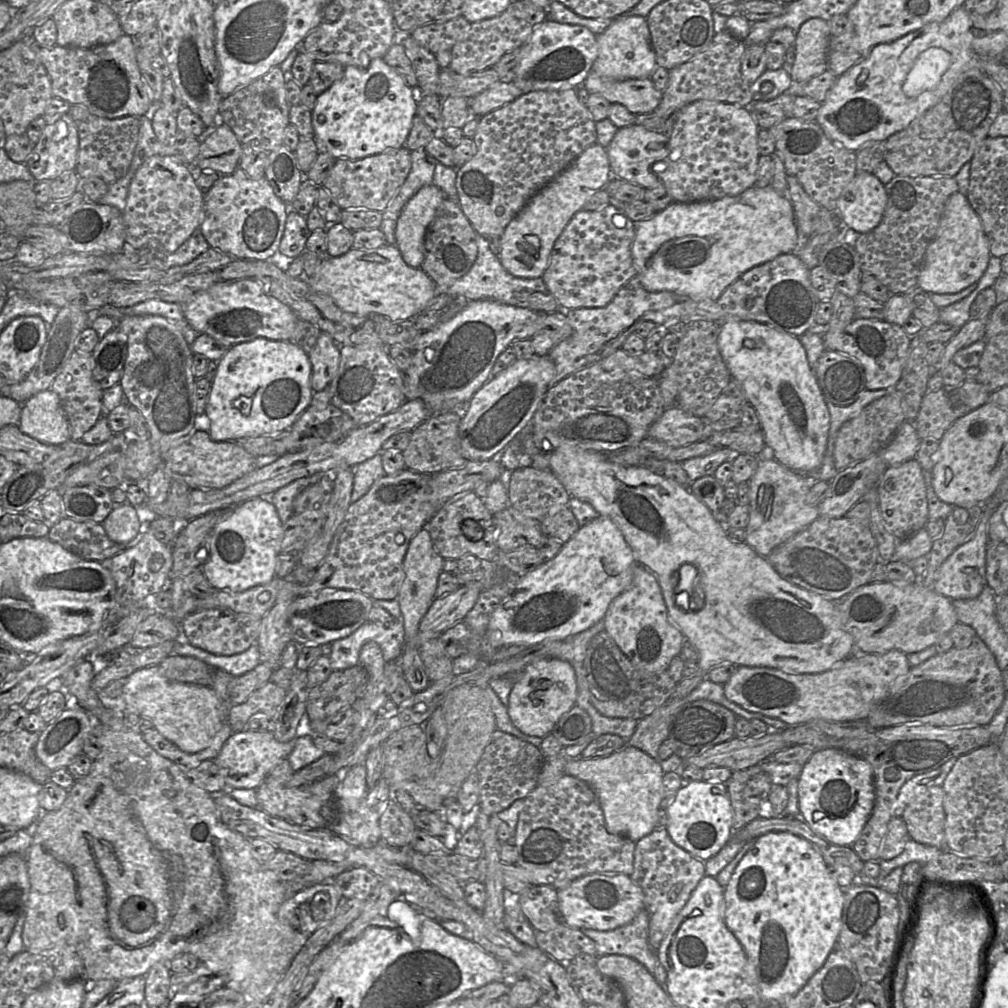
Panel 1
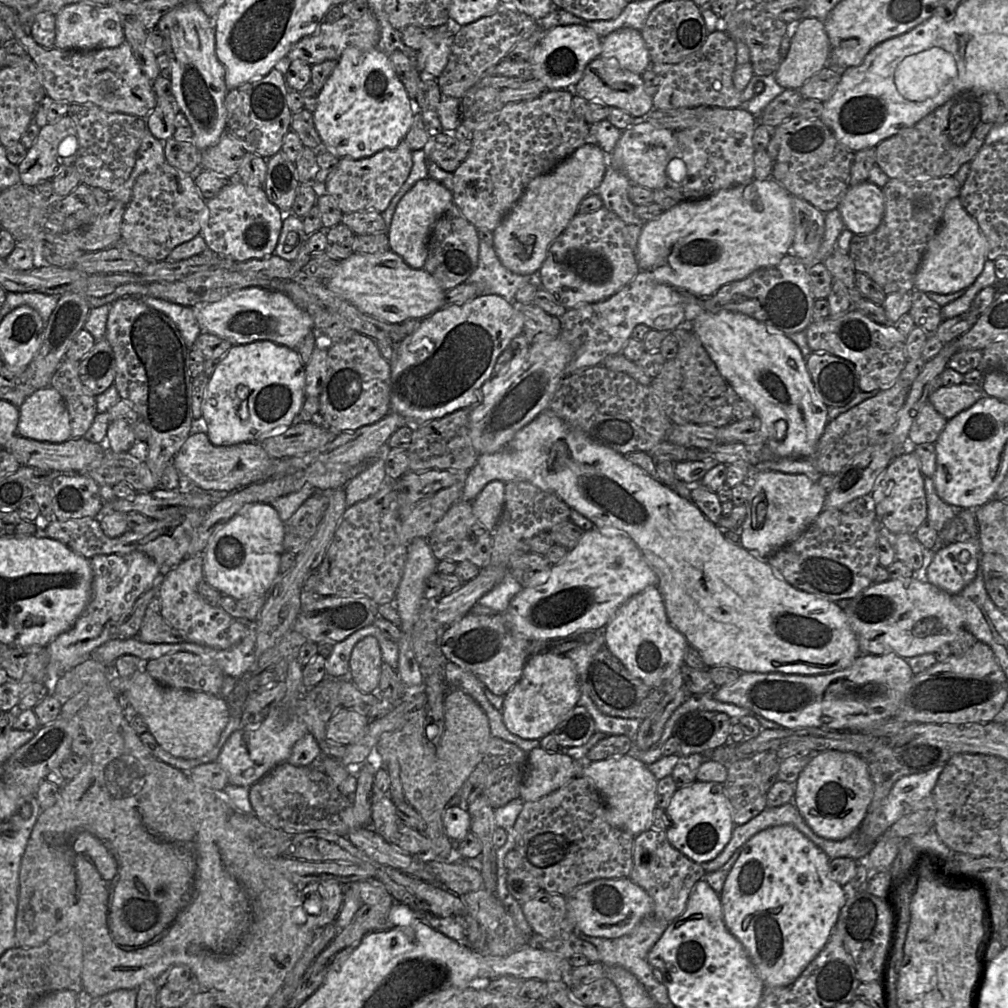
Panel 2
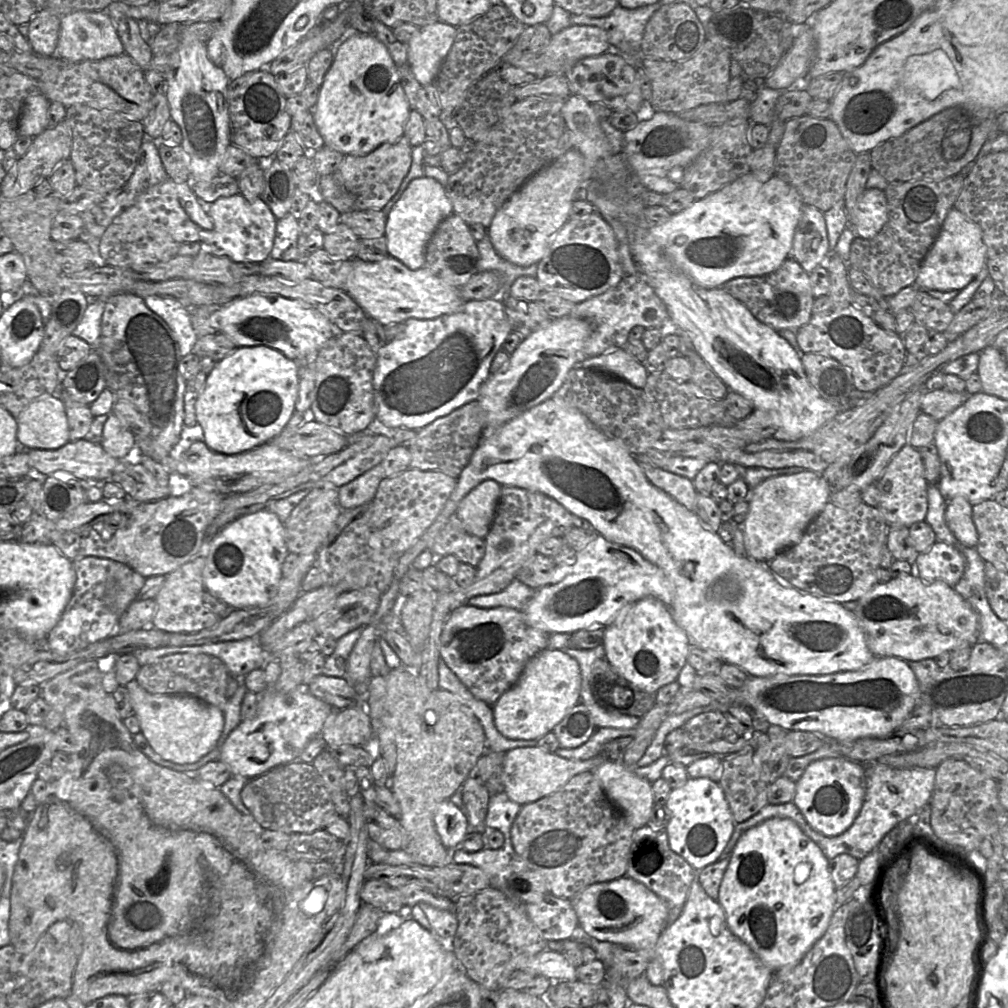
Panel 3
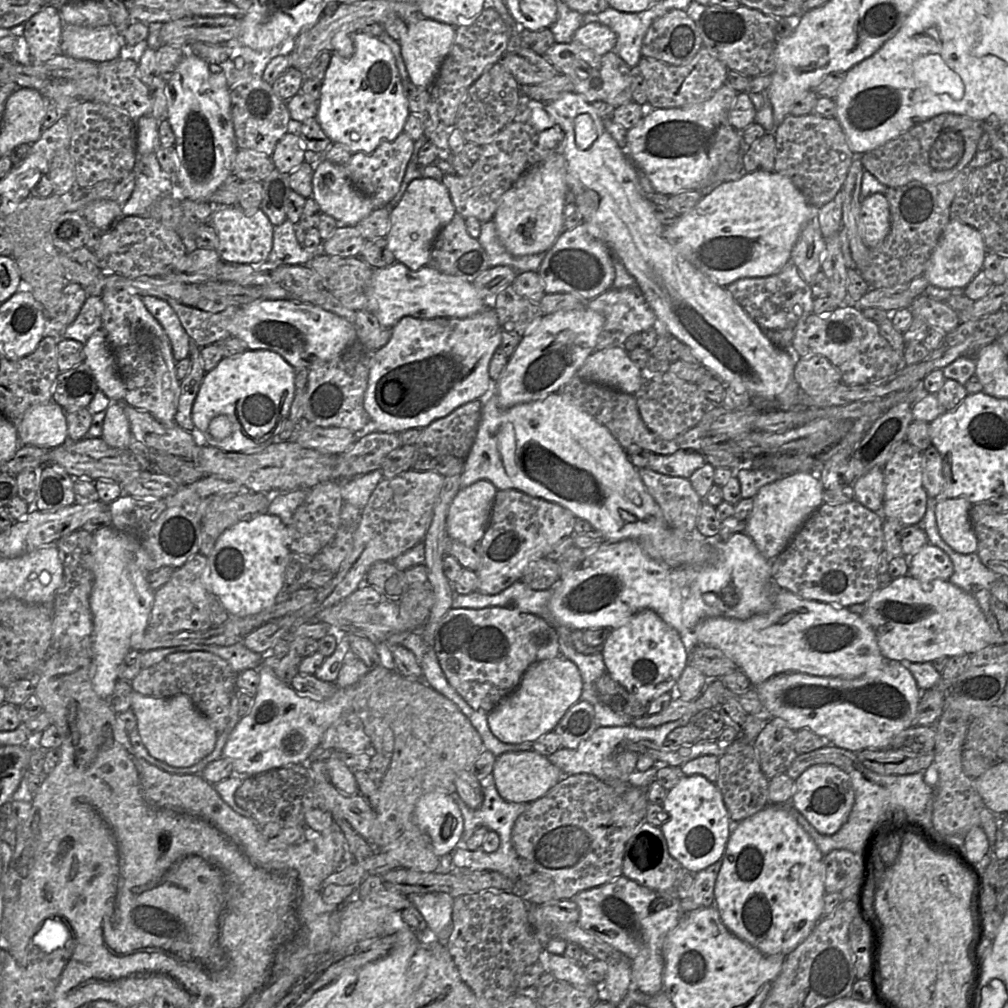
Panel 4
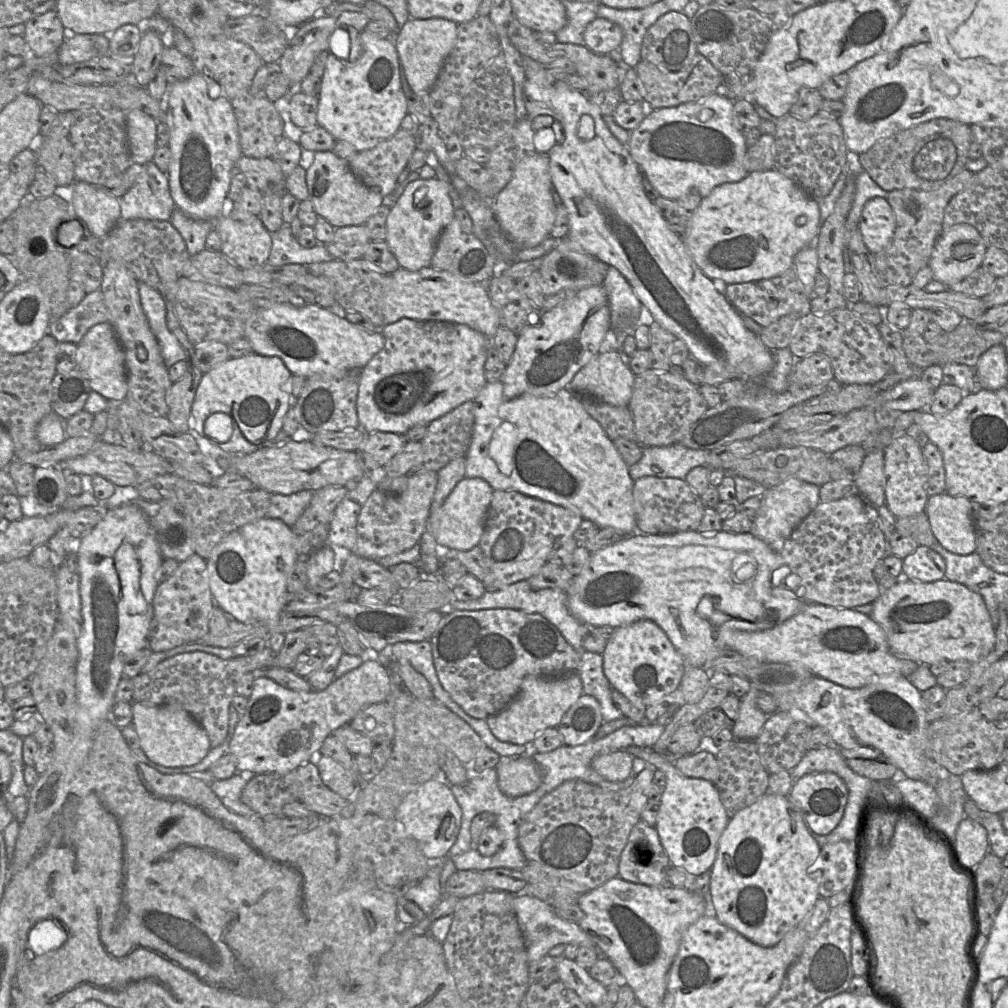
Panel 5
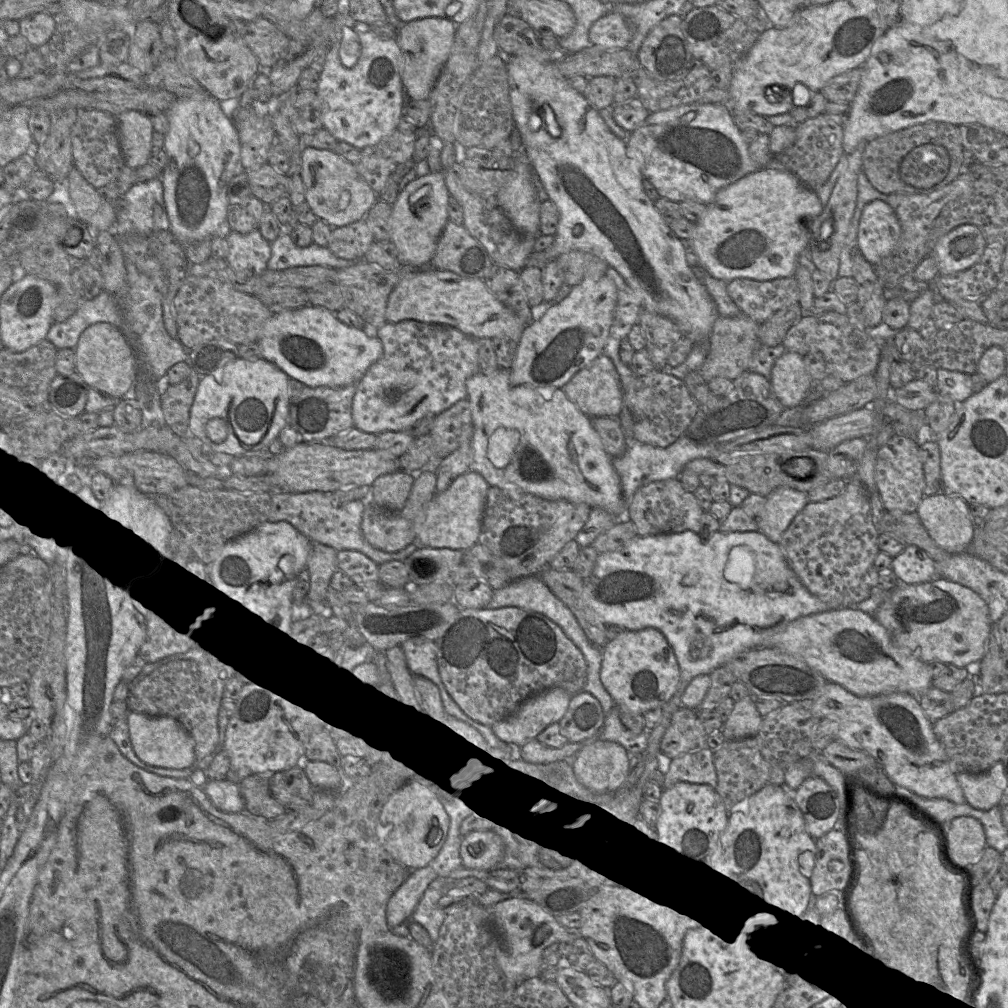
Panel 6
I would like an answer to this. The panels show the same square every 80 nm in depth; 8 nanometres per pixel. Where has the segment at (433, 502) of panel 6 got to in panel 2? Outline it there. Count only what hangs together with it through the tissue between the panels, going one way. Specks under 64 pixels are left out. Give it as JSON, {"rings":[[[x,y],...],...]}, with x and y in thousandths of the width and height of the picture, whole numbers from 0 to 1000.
{"rings":[[[496,476],[485,478],[467,498],[474,517],[484,527],[489,527],[497,512],[501,498],[501,480]]]}

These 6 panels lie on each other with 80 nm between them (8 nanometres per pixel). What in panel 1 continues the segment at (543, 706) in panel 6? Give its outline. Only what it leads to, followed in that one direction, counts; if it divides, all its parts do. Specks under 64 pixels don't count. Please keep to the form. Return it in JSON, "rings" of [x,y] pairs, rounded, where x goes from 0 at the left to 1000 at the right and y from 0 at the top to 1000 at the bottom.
{"rings":[[[540,653],[524,659],[510,679],[505,689],[504,708],[510,720],[525,730],[541,731],[555,713],[572,697],[571,670],[566,659],[556,653]]]}

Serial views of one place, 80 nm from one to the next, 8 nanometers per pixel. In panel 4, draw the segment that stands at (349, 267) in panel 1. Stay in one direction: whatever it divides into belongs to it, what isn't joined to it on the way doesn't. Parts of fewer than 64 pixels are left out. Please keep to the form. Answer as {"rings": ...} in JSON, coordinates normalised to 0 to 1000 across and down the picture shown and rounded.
{"rings":[[[392,259],[387,264],[371,266],[365,284],[365,308],[375,316],[379,326],[388,326],[402,313],[416,316],[463,315],[484,304],[483,298],[468,281],[426,264],[410,269]]]}

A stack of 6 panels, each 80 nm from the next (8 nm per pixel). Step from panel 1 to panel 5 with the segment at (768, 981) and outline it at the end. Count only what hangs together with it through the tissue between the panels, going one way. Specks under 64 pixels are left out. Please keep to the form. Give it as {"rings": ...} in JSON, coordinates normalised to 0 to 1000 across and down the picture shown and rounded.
{"rings":[[[761,786],[725,811],[714,830],[703,883],[708,909],[752,938],[771,938],[813,890],[813,876],[801,867],[813,842],[783,790]]]}

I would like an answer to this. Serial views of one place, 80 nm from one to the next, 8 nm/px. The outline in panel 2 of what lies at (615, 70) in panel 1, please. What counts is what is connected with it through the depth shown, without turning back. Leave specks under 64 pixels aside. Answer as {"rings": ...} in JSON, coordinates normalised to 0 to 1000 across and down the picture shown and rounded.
{"rings":[[[622,27],[597,38],[595,56],[611,59],[617,67],[635,75],[647,63],[636,31]]]}

